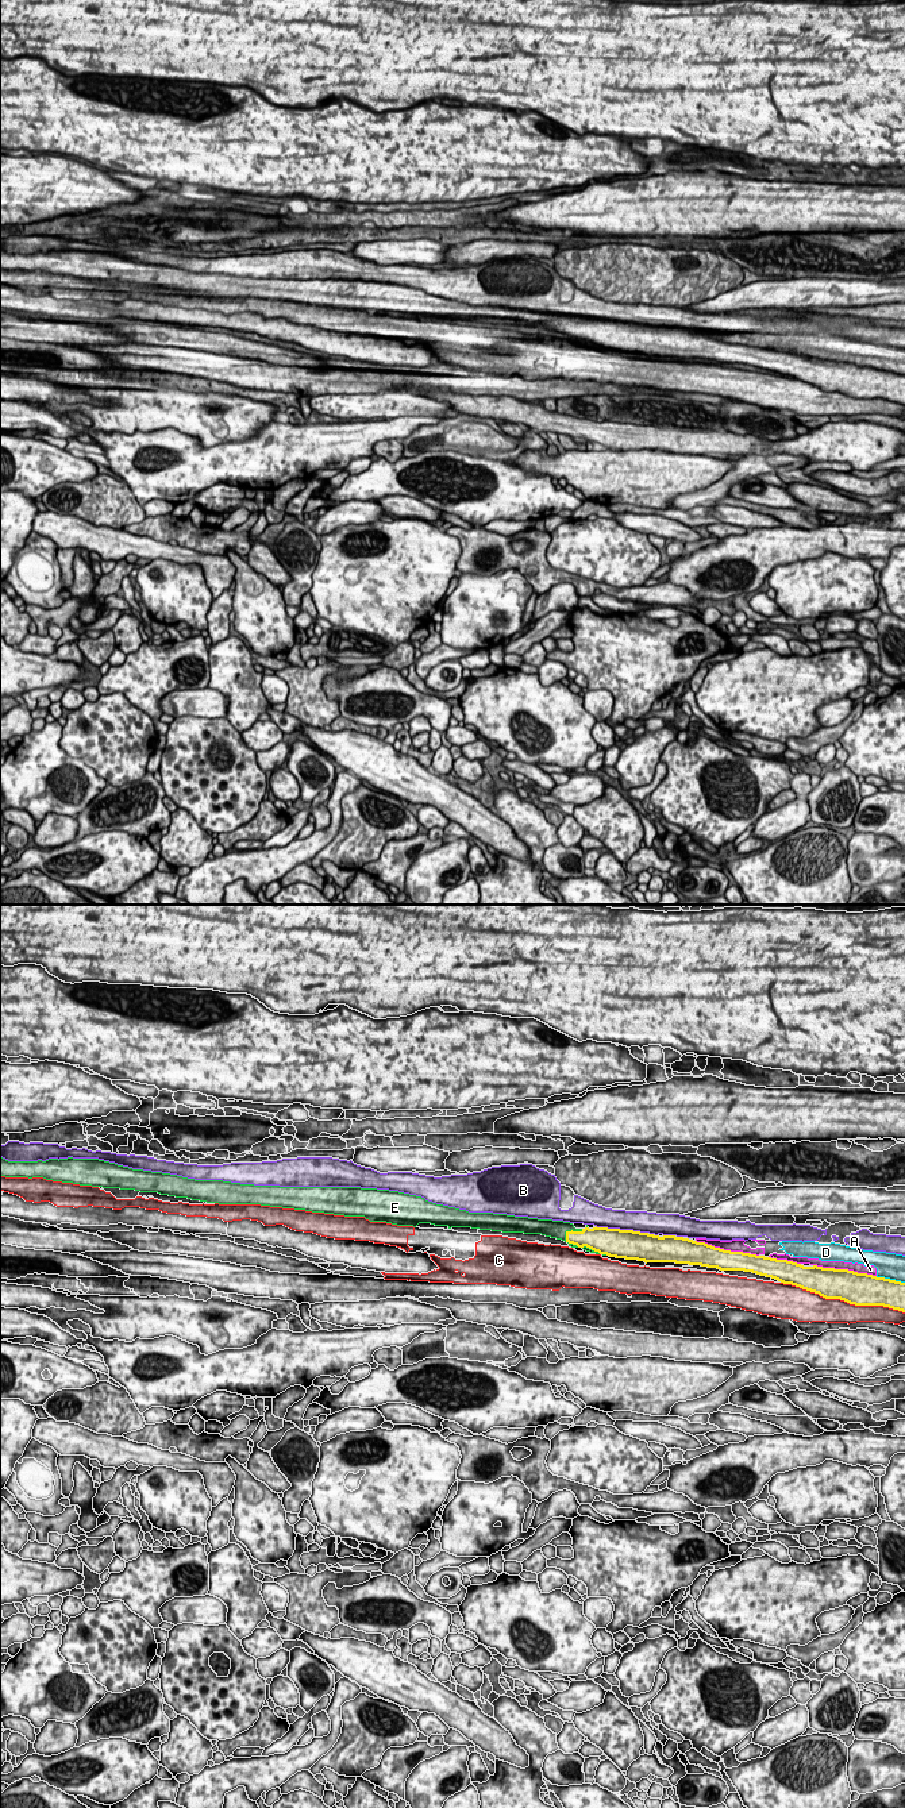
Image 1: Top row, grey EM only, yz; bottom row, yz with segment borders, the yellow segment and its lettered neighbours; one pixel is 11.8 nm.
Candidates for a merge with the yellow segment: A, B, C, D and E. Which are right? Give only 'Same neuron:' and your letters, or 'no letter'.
Same neuron: no letter

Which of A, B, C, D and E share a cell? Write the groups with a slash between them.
A D E / B / C

